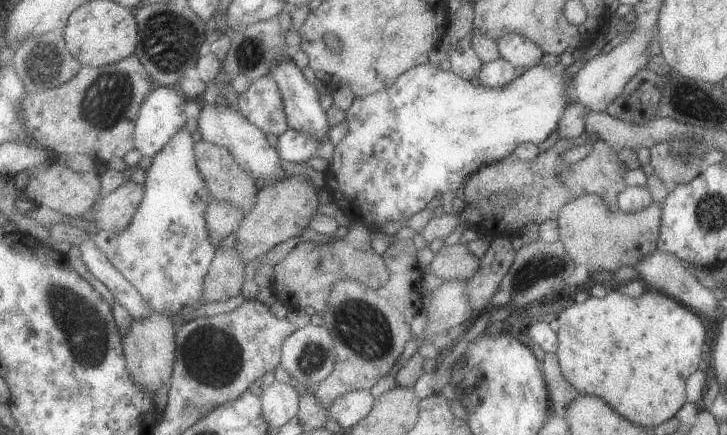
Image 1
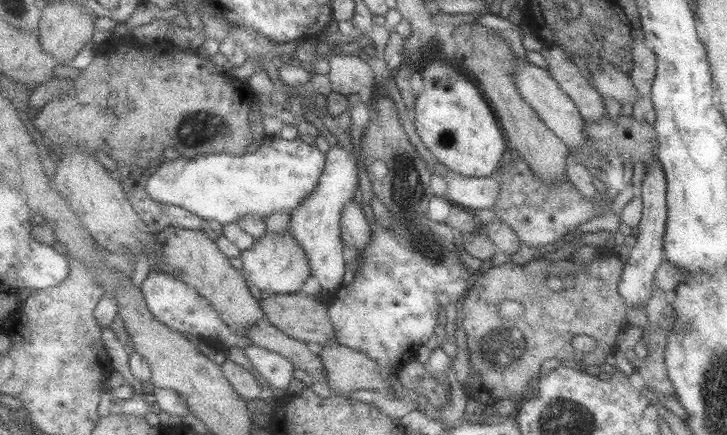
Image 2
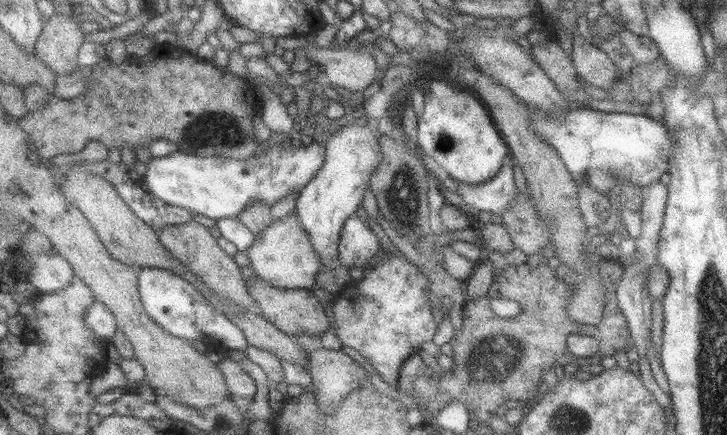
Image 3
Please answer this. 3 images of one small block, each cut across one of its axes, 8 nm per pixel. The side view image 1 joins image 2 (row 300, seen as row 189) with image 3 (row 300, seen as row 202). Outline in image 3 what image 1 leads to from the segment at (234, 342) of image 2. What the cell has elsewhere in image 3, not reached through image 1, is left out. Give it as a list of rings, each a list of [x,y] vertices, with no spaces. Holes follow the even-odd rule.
[[[139,267],[139,290],[150,317],[167,332],[189,341],[200,340],[206,348],[216,350],[220,345],[230,349],[247,350],[246,334],[227,315],[211,306],[208,298],[194,284],[171,272],[156,267]]]

